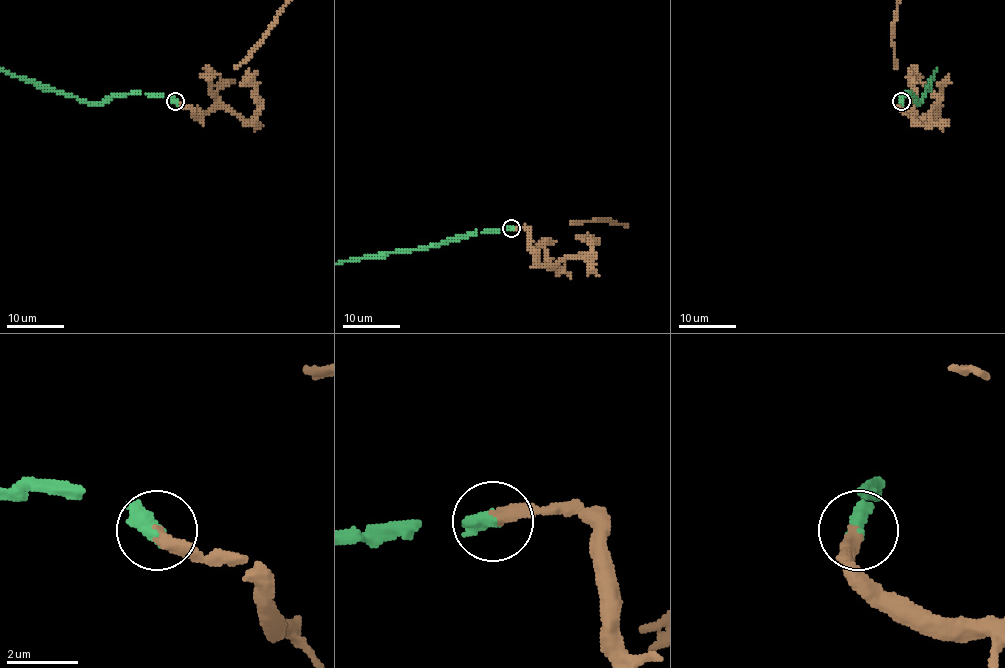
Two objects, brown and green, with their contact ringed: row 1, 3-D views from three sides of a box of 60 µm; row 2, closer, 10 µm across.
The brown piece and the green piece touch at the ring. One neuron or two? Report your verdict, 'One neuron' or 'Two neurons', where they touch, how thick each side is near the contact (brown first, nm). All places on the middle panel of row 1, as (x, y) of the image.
One neuron. Place: (511, 228). Thickness 360 nm (brown) against 460 nm

